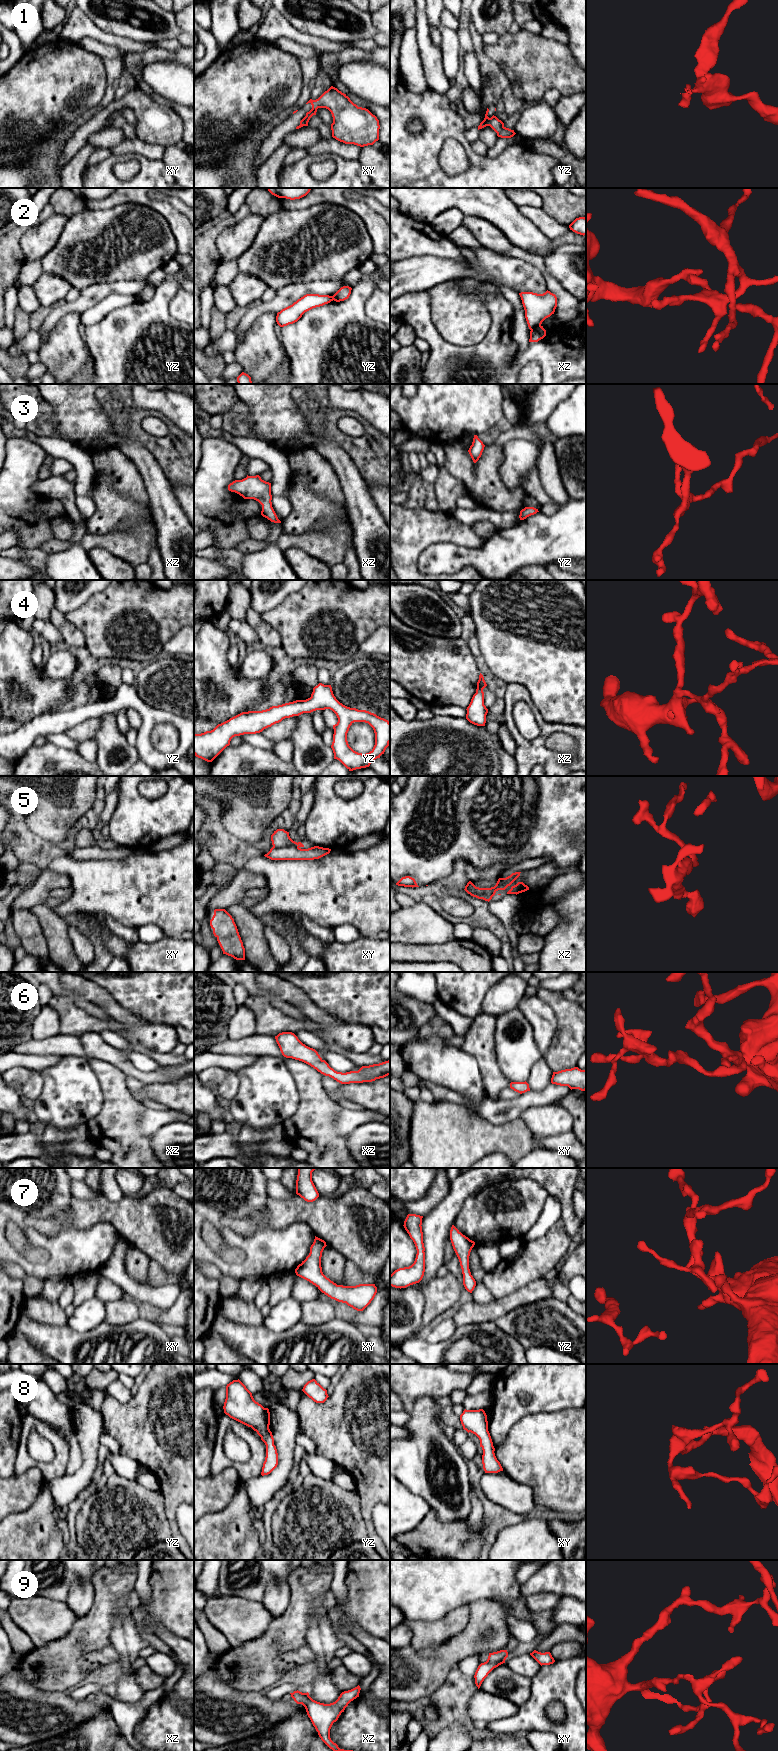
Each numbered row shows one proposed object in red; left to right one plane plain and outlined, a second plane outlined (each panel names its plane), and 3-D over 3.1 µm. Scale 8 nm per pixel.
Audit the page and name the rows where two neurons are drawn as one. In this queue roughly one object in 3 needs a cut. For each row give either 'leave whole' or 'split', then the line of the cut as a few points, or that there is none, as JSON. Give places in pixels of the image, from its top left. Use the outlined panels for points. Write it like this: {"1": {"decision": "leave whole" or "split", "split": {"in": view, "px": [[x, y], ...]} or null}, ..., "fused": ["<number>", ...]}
{"1": {"decision": "split", "split": {"in": "xy", "px": [[316, 108], [306, 115]]}}, "2": {"decision": "split", "split": {"in": "xz", "px": [[540, 324], [531, 330]]}}, "3": {"decision": "leave whole", "split": null}, "4": {"decision": "leave whole", "split": null}, "5": {"decision": "split", "split": {"in": "xy", "px": [[298, 846], [273, 847]]}}, "6": {"decision": "leave whole", "split": null}, "7": {"decision": "leave whole", "split": null}, "8": {"decision": "leave whole", "split": null}, "9": {"decision": "leave whole", "split": null}, "fused": ["1", "2", "5"]}

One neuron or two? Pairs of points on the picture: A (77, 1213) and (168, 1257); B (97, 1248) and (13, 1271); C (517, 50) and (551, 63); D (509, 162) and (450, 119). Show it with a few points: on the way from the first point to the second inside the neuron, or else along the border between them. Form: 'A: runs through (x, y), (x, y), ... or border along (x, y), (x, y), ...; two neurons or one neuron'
A: runs through (100, 1213), (126, 1215), (145, 1234); one neuron
B: border along (10, 1262), (16, 1263), (26, 1275), (32, 1277); two neurons
C: runs through (525, 57), (532, 63), (543, 63); one neuron
D: runs through (491, 163), (481, 163), (460, 137); one neuron

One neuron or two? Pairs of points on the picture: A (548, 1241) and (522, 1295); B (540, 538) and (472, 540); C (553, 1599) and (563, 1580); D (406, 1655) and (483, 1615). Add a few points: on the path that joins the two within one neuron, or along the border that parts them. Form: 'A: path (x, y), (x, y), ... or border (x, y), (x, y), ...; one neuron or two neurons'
A: border (544, 1277), (533, 1280), (506, 1295); two neurons
B: border (486, 539), (485, 543), (480, 547), (463, 546); two neurons
C: border (532, 1594), (555, 1593), (561, 1597); two neurons
D: path (427, 1657), (448, 1656), (468, 1636); one neuron

